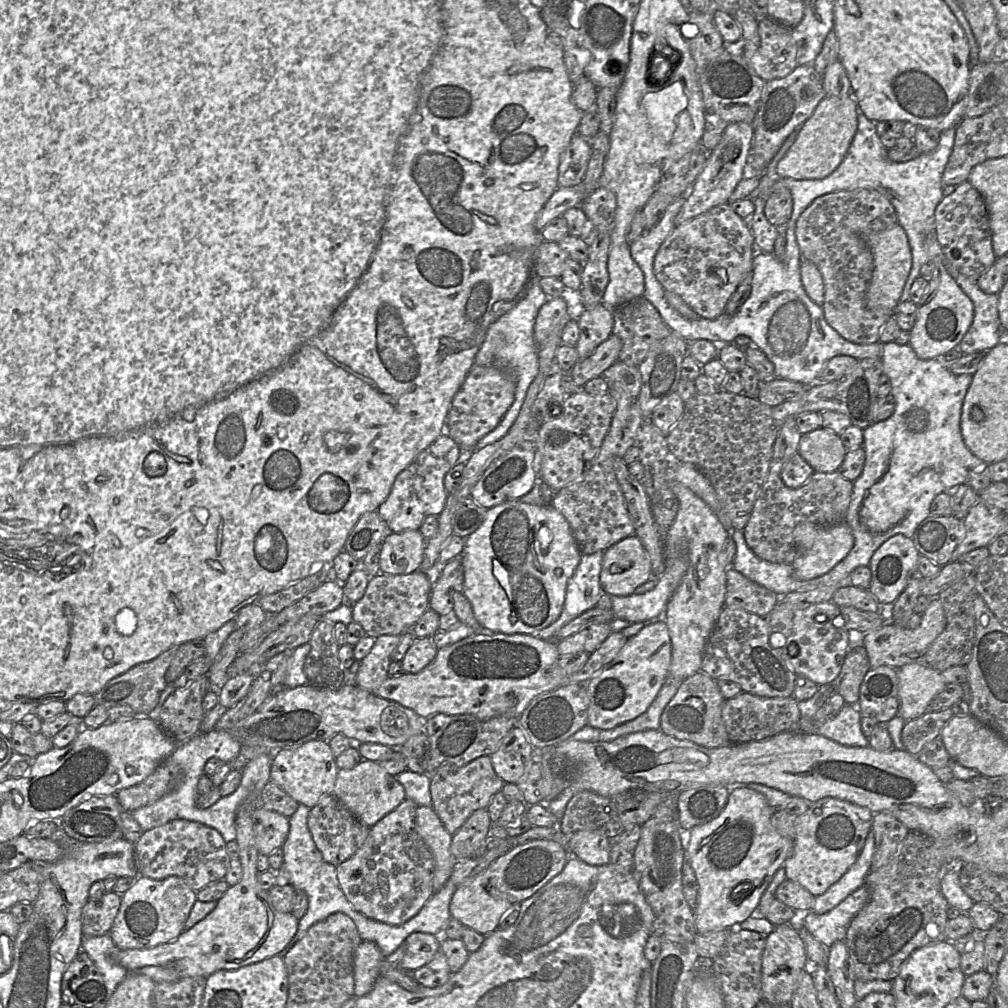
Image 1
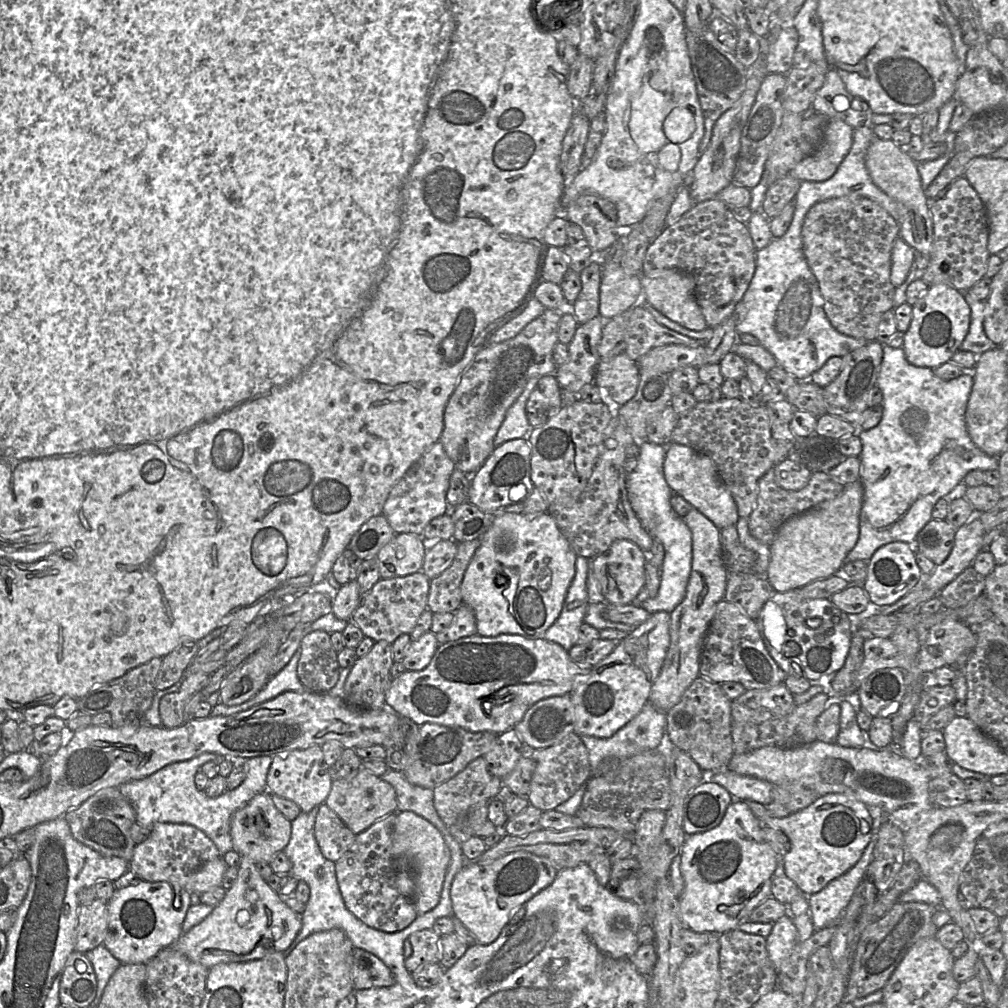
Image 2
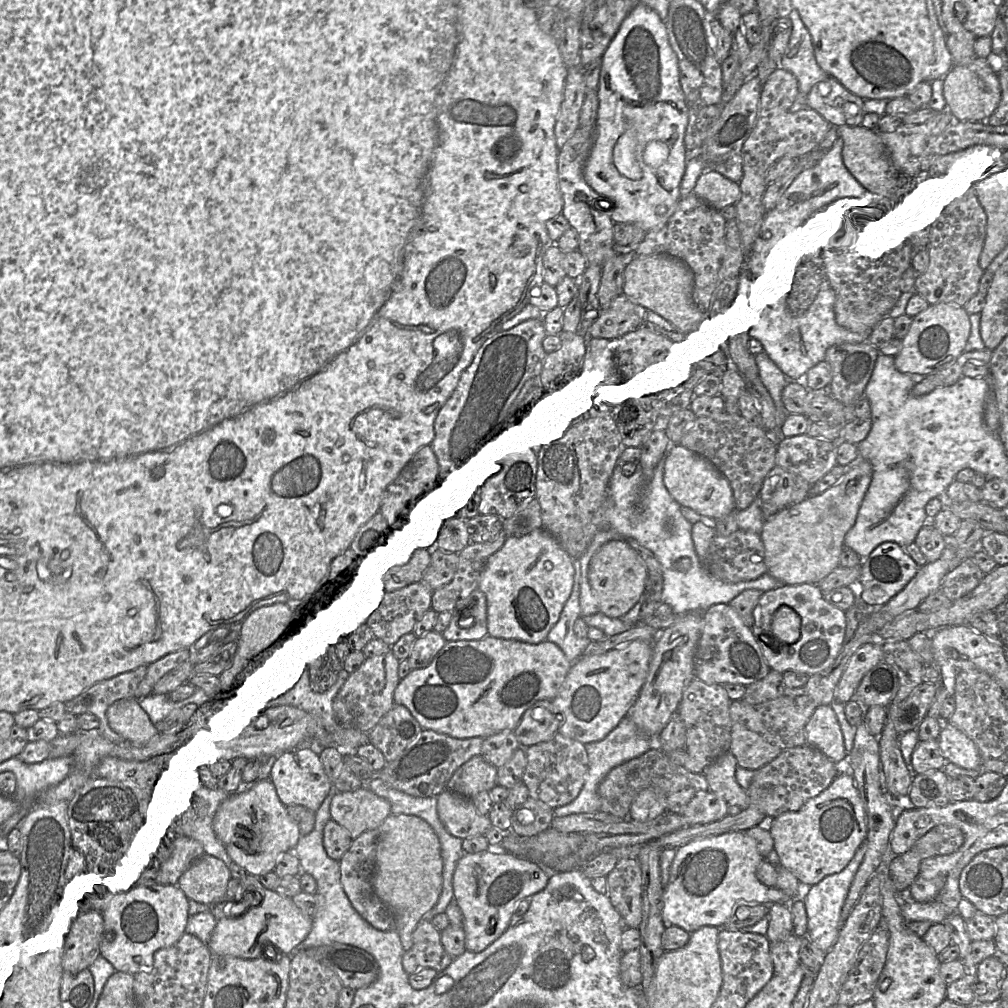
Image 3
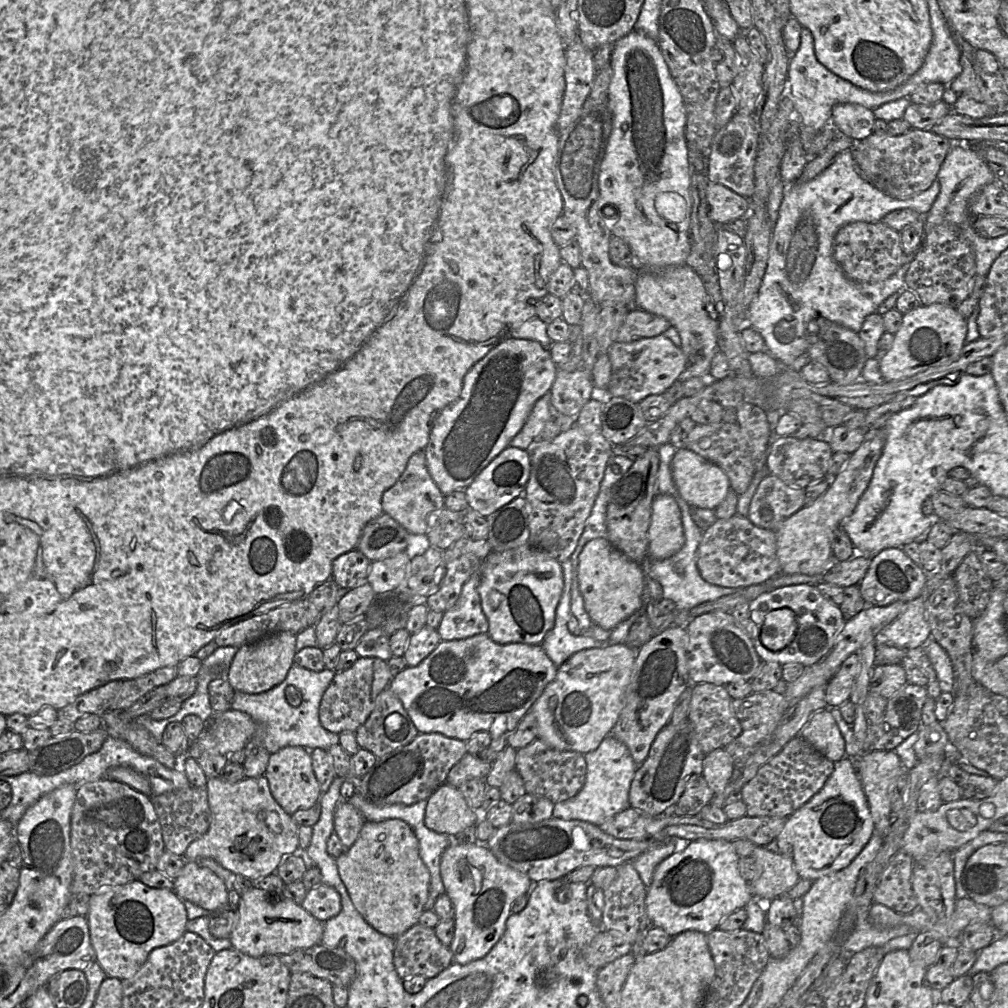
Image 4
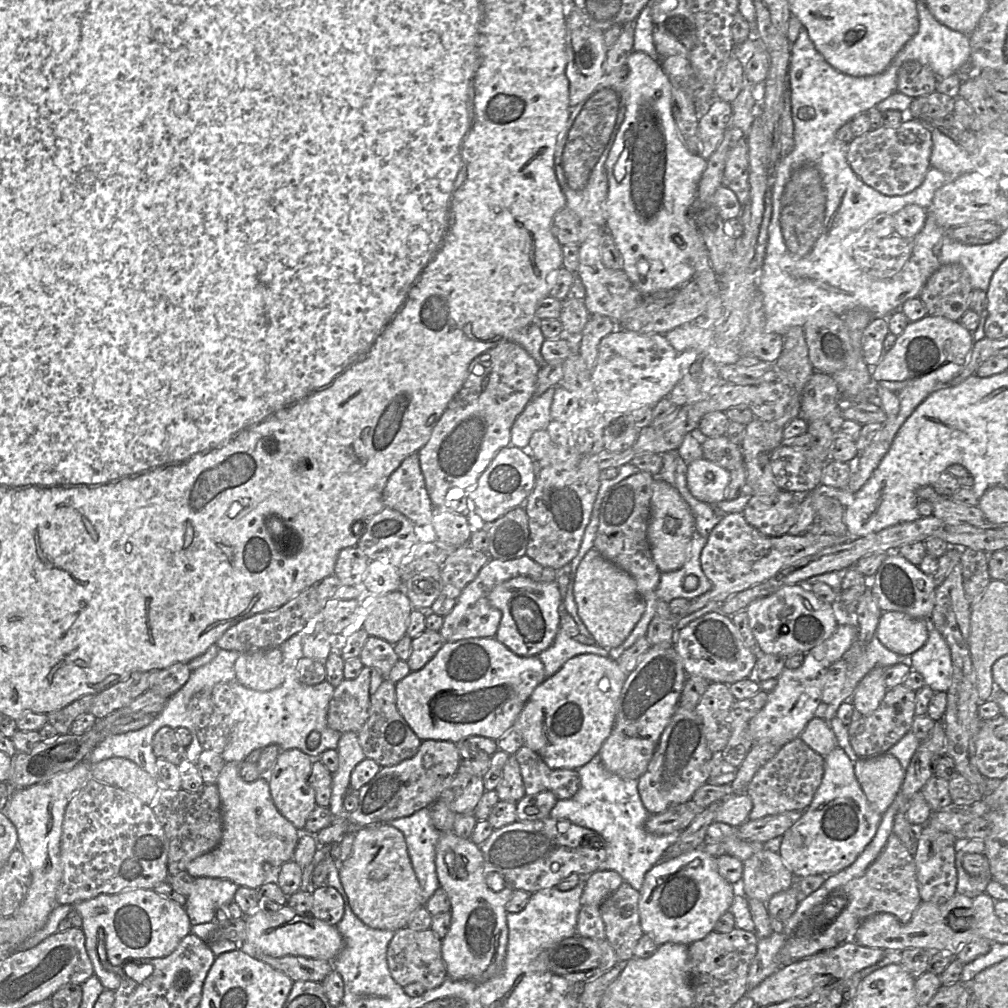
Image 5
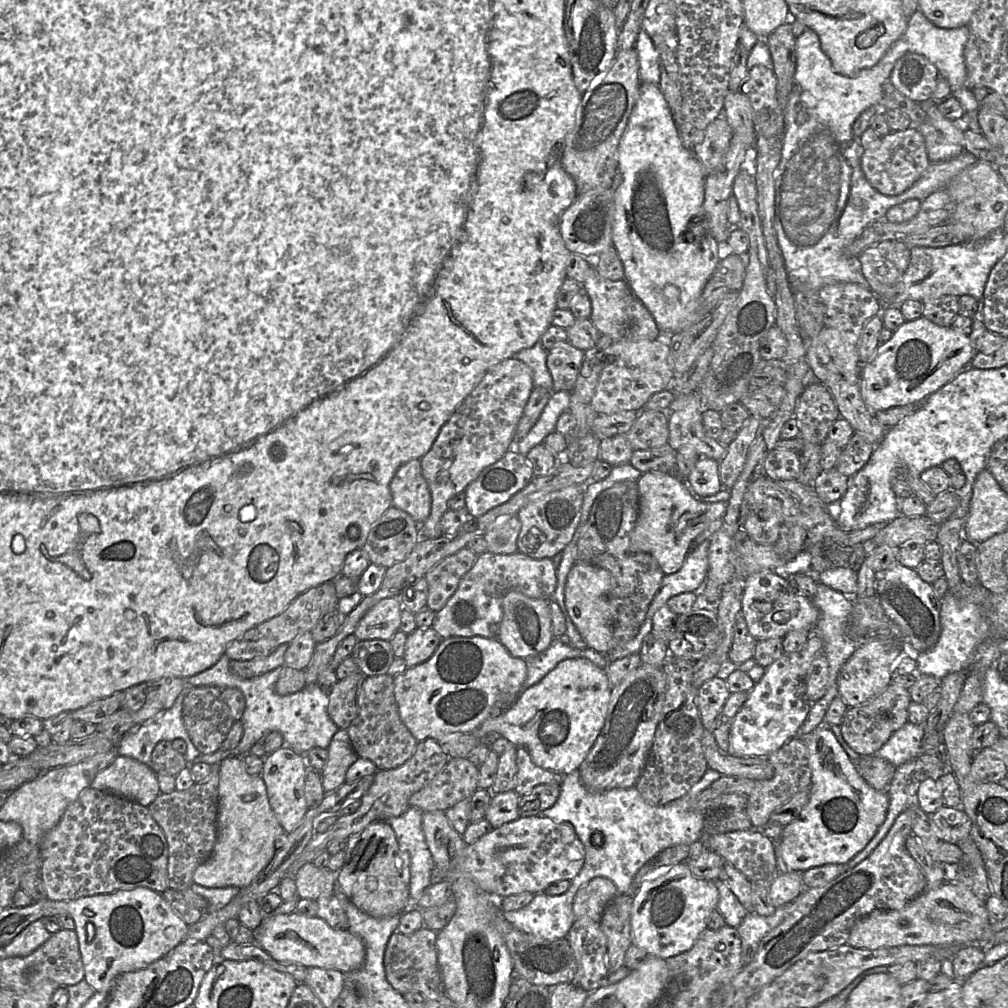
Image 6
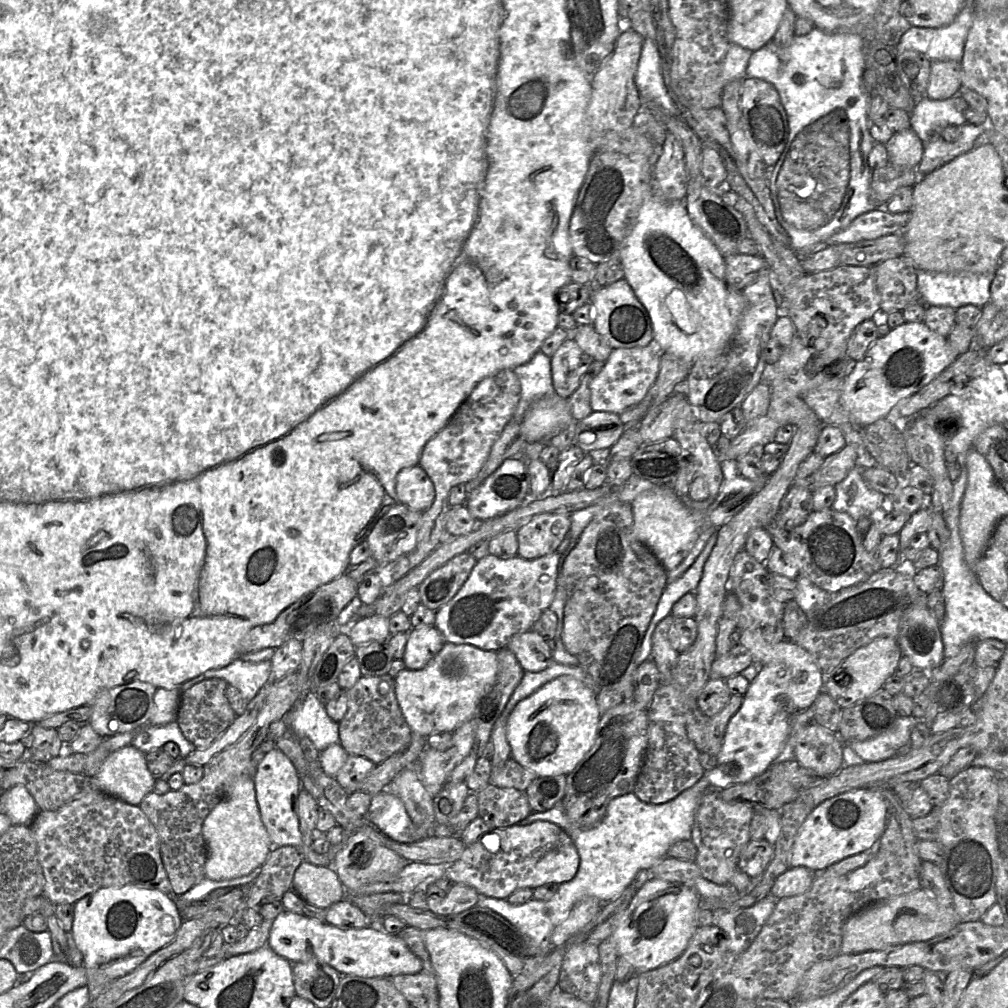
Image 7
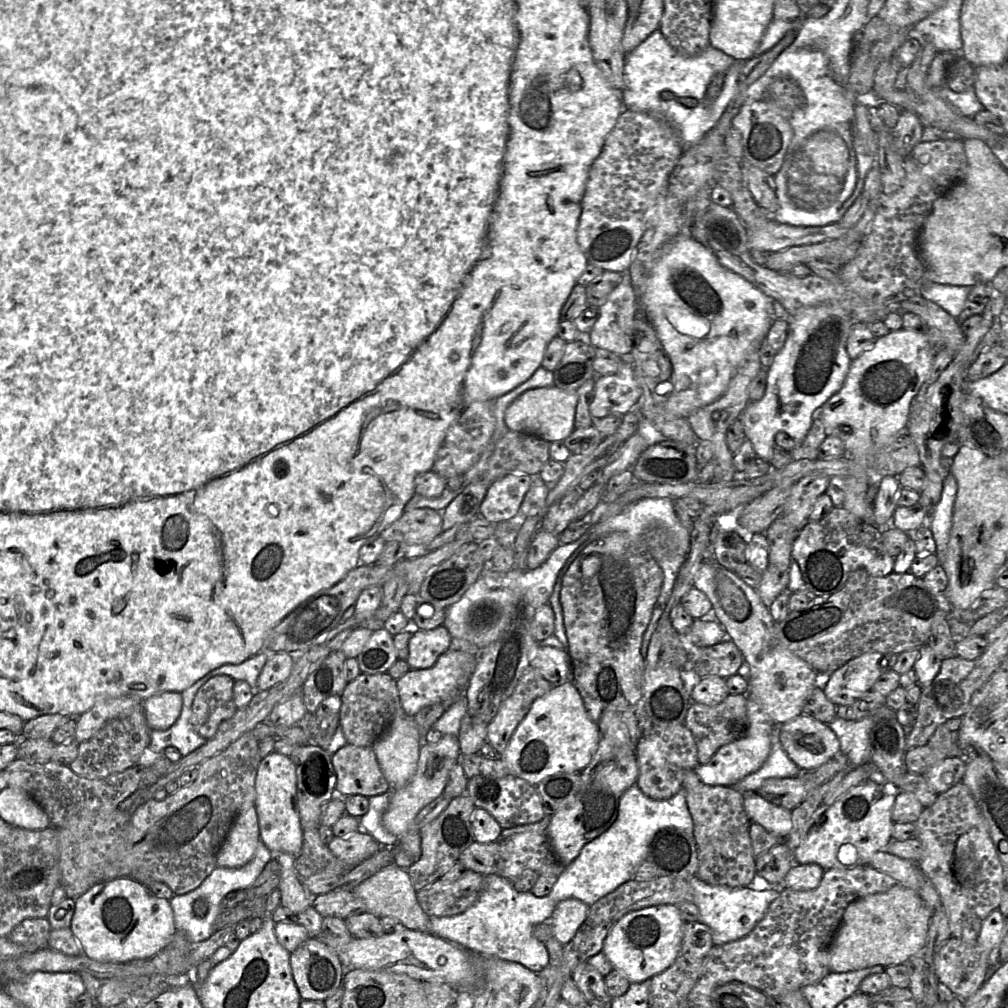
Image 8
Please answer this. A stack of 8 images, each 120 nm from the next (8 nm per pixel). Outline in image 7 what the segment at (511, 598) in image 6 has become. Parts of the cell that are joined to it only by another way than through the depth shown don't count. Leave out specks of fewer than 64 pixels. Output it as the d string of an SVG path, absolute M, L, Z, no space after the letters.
M534 630L514 635L506 646L511 650L525 671L540 672L555 662L553 651L547 641Z

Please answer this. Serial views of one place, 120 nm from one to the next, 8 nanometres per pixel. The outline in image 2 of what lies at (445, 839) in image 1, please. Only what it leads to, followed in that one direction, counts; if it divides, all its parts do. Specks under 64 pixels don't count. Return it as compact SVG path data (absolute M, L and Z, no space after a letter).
M412 811L397 812L391 852L394 858L407 858L414 865L415 889L412 900L417 914L433 909L439 903L445 873L450 863L450 850L441 832L430 821Z

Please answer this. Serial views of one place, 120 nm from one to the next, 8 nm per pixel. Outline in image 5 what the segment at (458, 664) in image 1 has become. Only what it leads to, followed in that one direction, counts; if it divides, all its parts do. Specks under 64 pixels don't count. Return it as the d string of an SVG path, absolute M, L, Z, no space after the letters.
M494 636L444 642L421 669L392 682L397 709L421 739L457 743L470 736L494 740L512 729L534 689L547 679L538 656L519 656Z

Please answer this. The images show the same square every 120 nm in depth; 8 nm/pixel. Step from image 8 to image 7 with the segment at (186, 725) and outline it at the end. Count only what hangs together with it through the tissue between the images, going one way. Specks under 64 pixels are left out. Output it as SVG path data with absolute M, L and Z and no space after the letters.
M177 720L162 726L146 725L136 732L131 746L147 754L162 748L168 742L178 745L182 758L196 750L196 747L182 734Z

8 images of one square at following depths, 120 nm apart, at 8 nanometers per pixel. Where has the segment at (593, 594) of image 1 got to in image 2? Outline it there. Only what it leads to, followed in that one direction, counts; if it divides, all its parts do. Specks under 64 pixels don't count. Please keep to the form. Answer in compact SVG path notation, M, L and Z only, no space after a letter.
M577 556L575 577L569 586L561 613L555 623L545 632L545 639L560 644L569 651L577 644L579 629L590 605L587 577L590 559Z

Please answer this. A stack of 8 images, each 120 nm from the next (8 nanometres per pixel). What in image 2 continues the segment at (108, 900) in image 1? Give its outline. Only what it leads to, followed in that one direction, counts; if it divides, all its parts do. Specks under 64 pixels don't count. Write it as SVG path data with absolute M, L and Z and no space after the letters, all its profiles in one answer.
M96 898L88 905L79 906L74 951L86 954L103 944L108 925L107 902Z

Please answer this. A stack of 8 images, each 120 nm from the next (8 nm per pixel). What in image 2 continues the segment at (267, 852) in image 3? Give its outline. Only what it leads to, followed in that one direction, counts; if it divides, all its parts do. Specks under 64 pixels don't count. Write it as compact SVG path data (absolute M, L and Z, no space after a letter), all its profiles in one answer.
M264 790L234 813L230 824L230 834L232 850L254 863L269 864L274 856L287 846L291 836L291 821L276 808L271 793Z

